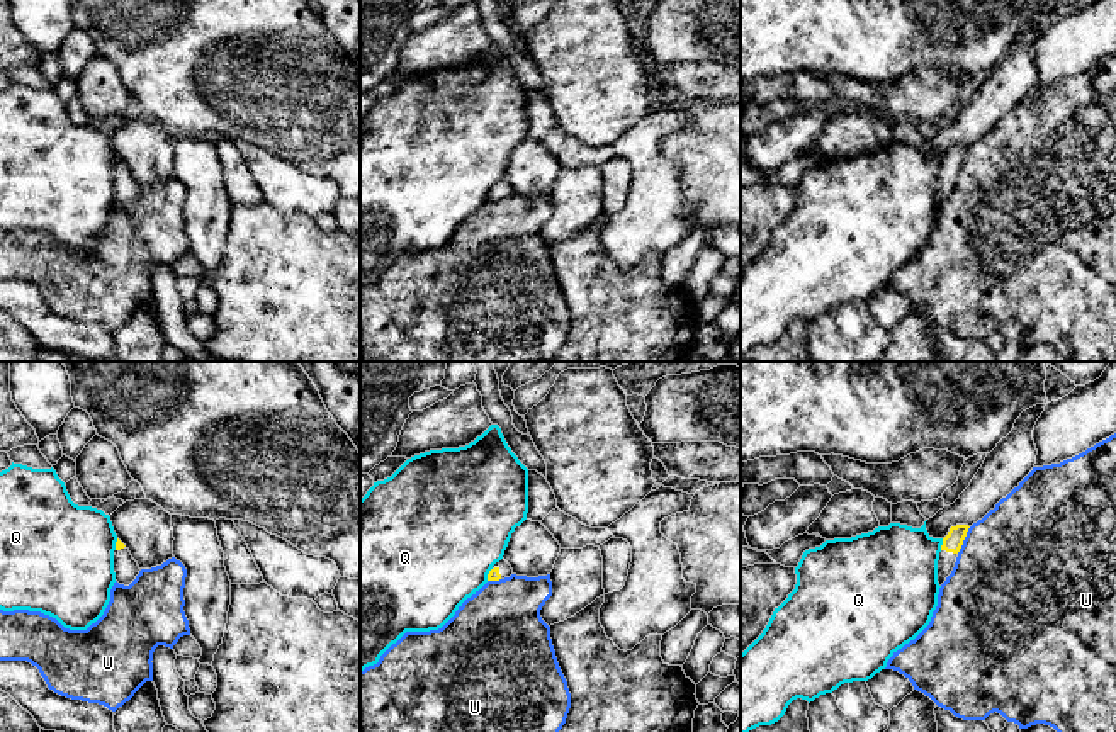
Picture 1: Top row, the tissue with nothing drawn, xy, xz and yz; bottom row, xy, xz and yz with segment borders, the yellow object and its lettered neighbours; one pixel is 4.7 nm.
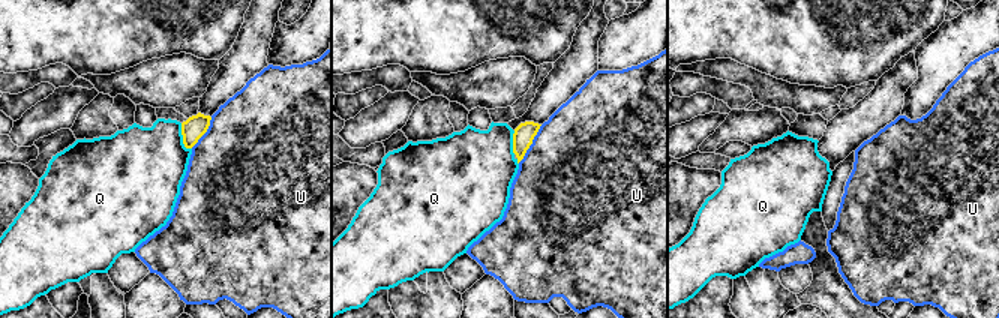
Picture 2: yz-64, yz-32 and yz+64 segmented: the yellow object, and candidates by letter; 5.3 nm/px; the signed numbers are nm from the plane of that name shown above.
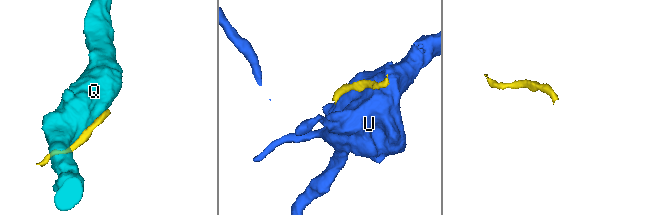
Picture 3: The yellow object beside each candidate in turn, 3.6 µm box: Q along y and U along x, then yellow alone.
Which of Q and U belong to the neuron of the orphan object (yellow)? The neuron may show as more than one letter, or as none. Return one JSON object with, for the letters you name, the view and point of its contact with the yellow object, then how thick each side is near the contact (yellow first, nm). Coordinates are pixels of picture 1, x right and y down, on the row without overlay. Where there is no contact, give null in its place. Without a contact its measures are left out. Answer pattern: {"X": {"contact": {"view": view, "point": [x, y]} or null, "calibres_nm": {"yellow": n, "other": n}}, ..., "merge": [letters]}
{"merge": []}

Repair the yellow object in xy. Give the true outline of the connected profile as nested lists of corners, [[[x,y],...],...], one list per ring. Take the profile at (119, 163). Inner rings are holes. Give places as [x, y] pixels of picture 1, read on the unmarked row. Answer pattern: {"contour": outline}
{"contour": [[[117,158],[114,170],[114,192],[119,204],[129,206],[139,194],[139,185],[129,168]]]}

